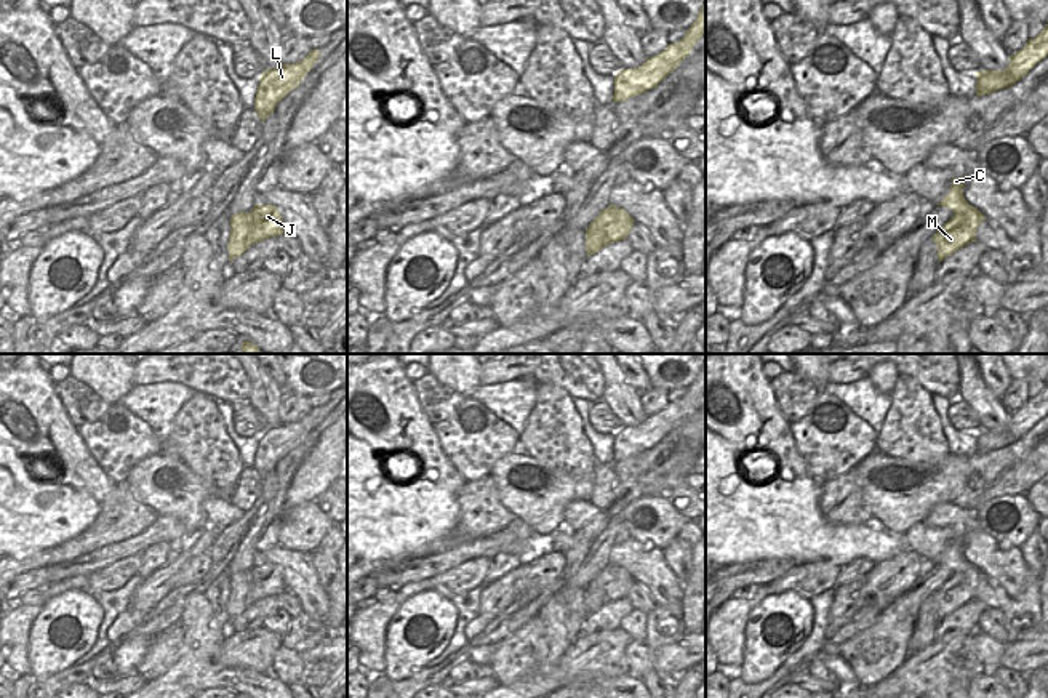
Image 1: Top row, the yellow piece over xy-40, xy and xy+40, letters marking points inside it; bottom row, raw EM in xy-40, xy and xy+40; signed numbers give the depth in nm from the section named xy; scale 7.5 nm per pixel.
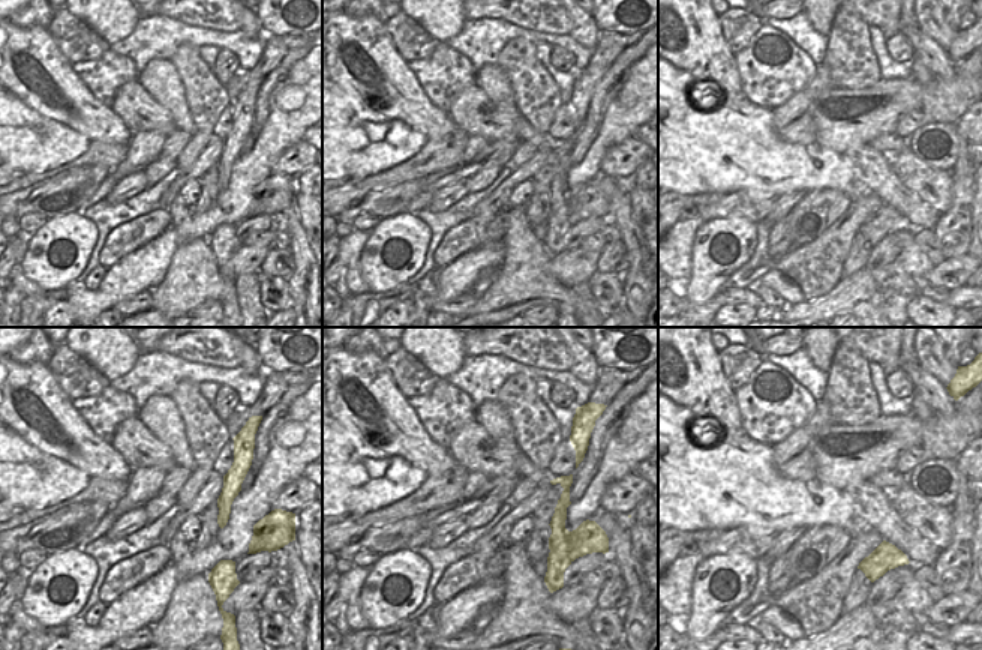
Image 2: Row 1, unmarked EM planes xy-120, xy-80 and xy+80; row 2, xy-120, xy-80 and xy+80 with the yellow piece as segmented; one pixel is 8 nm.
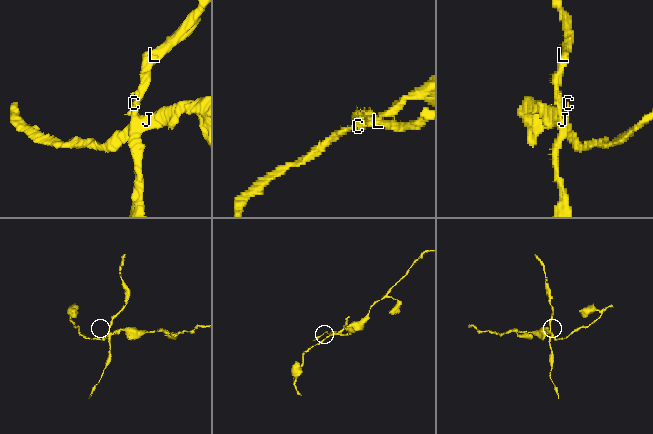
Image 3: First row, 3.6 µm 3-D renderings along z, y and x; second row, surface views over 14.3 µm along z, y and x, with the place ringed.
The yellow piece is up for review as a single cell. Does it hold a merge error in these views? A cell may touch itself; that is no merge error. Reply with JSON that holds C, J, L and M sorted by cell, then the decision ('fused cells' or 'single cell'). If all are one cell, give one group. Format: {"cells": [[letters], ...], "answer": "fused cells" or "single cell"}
{"cells": [["C", "J", "M"], ["L"]], "answer": "fused cells"}

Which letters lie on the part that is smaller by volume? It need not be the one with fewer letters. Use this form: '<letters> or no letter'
L

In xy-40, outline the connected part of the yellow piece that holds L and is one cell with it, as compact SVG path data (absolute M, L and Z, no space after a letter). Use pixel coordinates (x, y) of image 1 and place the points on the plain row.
M320 408L310 411L296 423L280 423L275 427L267 427L259 435L259 445L254 456L254 469L261 482L274 472L277 463L304 439L307 431L320 416Z

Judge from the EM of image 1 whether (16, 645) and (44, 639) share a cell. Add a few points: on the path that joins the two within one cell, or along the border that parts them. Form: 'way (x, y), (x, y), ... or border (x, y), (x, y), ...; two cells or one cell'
border (42, 607), (29, 633), (29, 673); two cells

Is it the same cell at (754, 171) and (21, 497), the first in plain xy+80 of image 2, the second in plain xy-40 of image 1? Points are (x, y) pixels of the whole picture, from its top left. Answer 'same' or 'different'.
same

